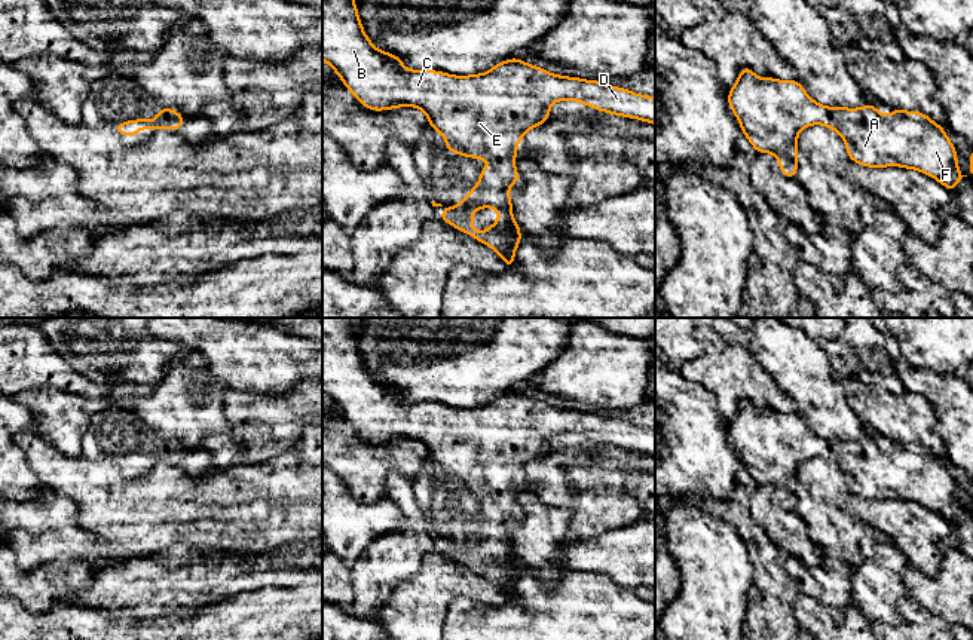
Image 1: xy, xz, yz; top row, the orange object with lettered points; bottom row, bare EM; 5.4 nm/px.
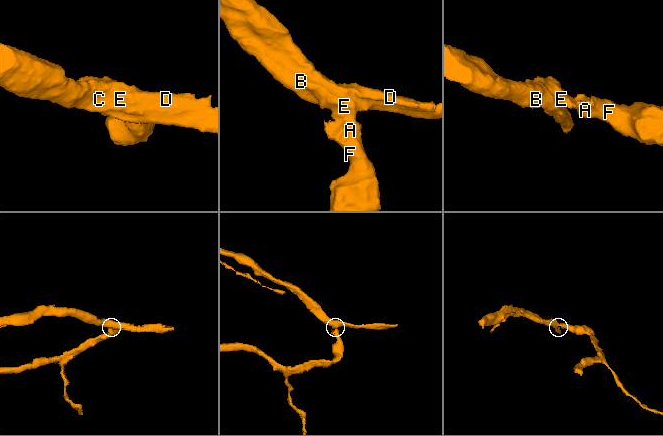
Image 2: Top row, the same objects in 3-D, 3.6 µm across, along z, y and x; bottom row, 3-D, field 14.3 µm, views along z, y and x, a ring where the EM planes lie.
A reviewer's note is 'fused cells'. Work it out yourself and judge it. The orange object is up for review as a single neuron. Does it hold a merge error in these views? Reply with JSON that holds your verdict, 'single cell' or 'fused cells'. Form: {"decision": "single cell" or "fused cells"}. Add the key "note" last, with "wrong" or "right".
{"decision": "single cell", "note": "wrong"}

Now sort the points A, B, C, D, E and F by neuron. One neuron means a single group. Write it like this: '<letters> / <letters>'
A B C D E F

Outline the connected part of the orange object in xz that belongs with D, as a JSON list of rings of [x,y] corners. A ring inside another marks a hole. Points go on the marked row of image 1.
[[[322,0],[322,59],[368,110],[417,107],[426,114],[428,125],[444,137],[449,153],[490,160],[487,168],[481,168],[480,180],[469,189],[469,196],[459,200],[456,206],[446,206],[437,218],[490,246],[504,258],[507,269],[514,266],[515,248],[523,241],[521,230],[514,221],[512,199],[508,196],[508,189],[520,180],[514,165],[517,144],[529,129],[550,119],[553,102],[578,101],[612,116],[655,125],[655,98],[651,95],[639,95],[599,80],[551,74],[520,58],[505,59],[486,73],[469,76],[453,76],[428,68],[407,70],[400,56],[373,46],[361,25],[354,0]],[[478,208],[493,208],[499,212],[499,220],[486,232],[477,232],[472,227],[472,215]]]

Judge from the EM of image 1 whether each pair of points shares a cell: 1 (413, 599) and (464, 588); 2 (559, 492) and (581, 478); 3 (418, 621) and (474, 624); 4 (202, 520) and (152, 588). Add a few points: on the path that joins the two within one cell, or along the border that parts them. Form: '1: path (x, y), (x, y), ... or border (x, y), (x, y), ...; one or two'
1: path (425, 597), (434, 588), (452, 588); one
2: path (562, 486), (568, 480), (575, 480); one
3: border (447, 615), (443, 624); two
4: border (167, 554), (143, 557); two

